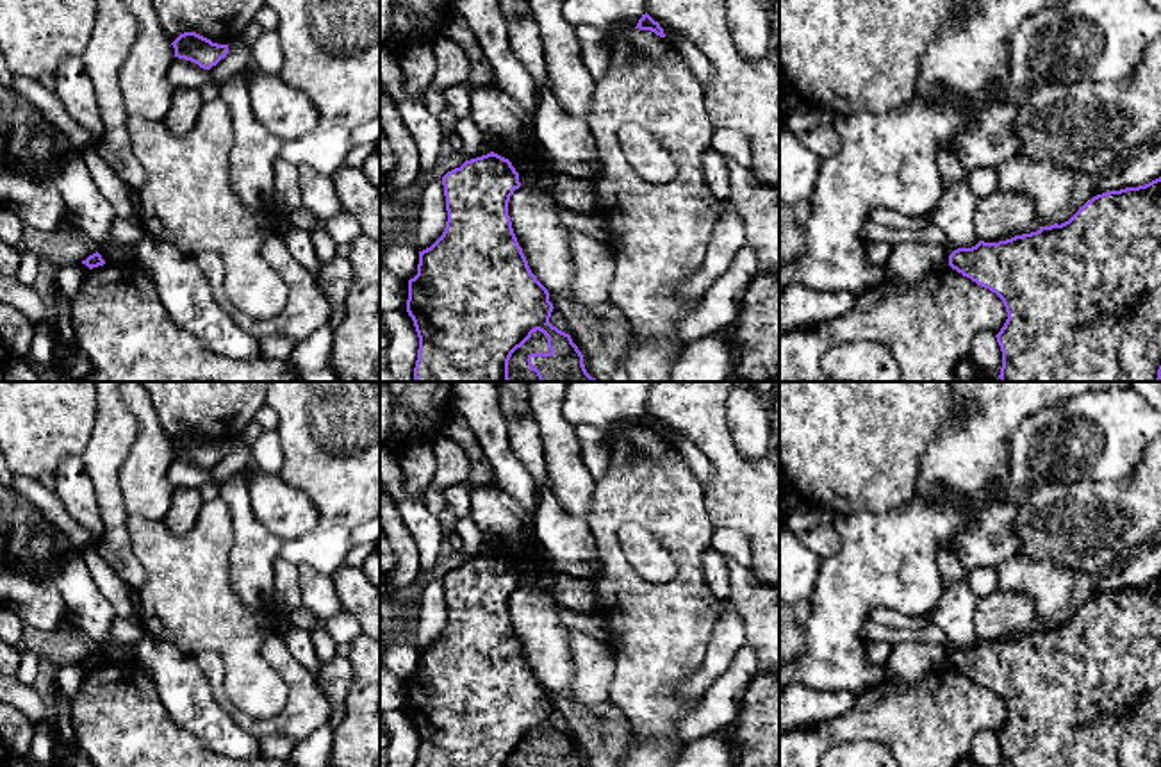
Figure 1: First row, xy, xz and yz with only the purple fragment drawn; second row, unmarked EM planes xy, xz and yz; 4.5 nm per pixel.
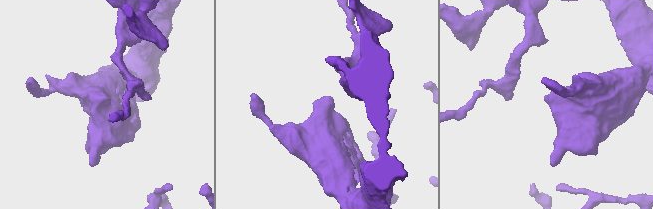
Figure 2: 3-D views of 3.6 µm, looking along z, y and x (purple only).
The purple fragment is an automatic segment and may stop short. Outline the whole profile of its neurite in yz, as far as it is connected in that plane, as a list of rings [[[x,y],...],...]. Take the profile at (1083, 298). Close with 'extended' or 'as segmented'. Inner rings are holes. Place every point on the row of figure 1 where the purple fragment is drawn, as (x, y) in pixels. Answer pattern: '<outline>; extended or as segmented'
[[[1161,177],[1138,187],[1125,187],[1093,196],[1068,221],[1042,227],[999,243],[979,241],[972,248],[958,248],[949,266],[977,285],[995,293],[1008,319],[995,335],[1002,351],[1000,382],[1159,382],[1161,380]]]; as segmented

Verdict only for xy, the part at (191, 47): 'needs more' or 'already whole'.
already whole

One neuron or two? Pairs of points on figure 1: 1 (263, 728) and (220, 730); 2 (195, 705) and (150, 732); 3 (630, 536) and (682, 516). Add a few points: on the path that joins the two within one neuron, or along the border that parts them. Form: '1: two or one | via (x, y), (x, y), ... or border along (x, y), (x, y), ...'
1: two | border along (213, 696), (243, 730), (259, 739)
2: two | border along (152, 682), (166, 714), (205, 744)
3: two | border along (617, 528), (626, 523), (642, 523), (675, 559)

